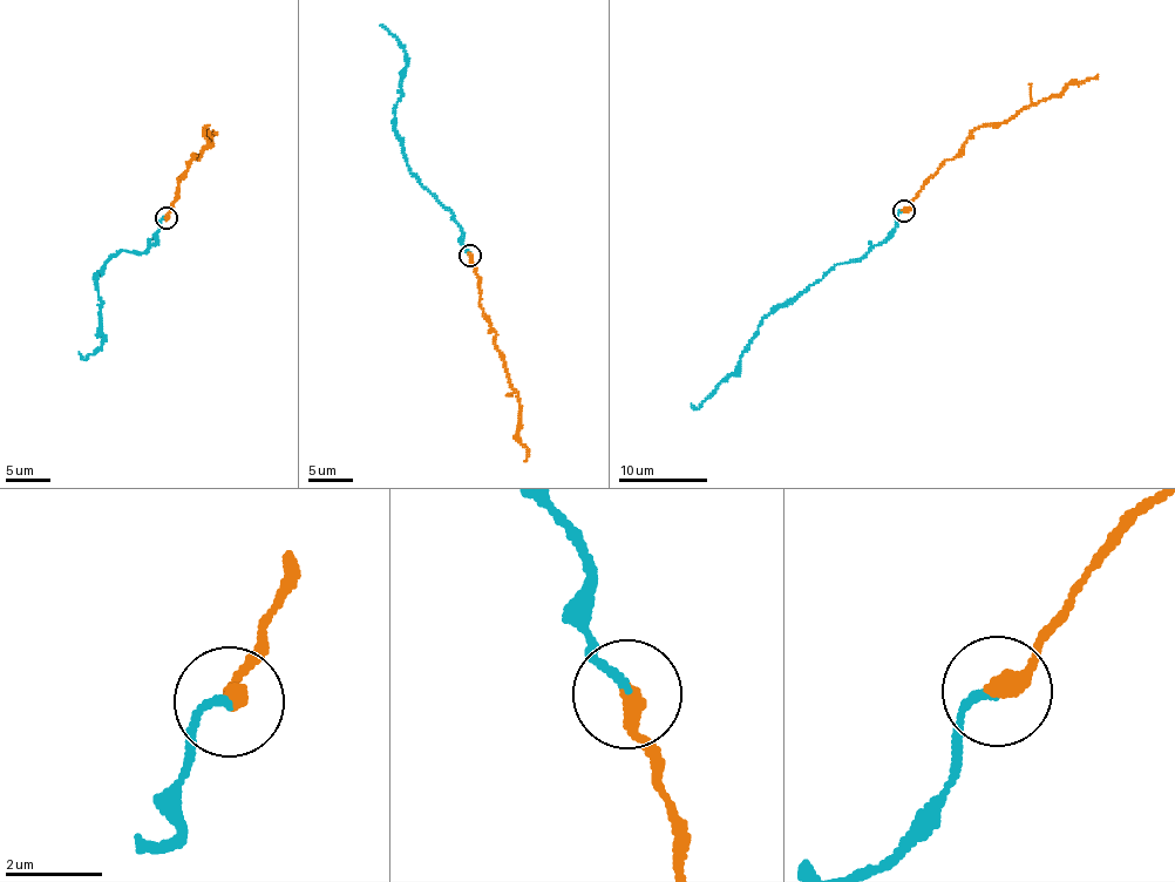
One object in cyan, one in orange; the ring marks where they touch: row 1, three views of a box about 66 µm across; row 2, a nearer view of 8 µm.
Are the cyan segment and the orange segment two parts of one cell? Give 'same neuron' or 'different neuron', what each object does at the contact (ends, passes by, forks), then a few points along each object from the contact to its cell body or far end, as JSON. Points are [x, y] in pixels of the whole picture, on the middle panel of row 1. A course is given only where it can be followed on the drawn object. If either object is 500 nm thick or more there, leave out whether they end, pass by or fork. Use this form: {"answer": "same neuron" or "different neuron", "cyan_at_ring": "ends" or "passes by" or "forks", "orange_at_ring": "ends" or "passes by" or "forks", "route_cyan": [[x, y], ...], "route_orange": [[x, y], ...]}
{"answer": "different neuron", "cyan_at_ring": "ends", "orange_at_ring": "ends", "route_cyan": [[470, 253], [464, 249], [462, 231], [447, 208], [421, 187], [407, 163], [395, 126], [407, 56], [380, 25]], "route_orange": [[470, 255], [481, 309], [520, 401], [517, 431], [527, 449], [525, 461]]}

